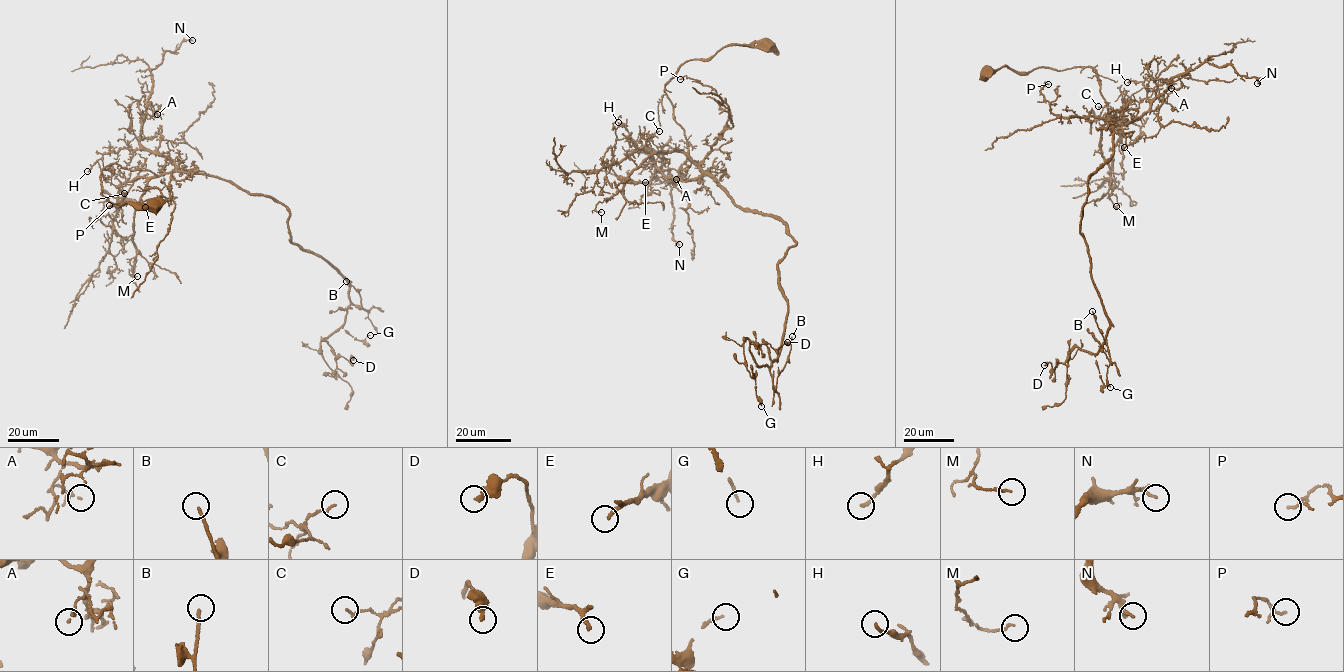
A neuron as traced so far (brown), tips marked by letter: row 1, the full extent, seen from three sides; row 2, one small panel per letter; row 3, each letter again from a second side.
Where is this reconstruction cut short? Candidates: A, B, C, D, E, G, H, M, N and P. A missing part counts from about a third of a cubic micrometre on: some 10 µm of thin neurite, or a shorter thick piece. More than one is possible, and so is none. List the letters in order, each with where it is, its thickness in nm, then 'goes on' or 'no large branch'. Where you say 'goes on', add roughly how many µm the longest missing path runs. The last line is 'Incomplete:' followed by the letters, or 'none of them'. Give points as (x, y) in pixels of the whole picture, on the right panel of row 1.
A: (1171, 88) | 100 nm | no large branch
B: (1092, 311) | 160 nm | no large branch
C: (1098, 106) | 120 nm | no large branch
D: (1044, 365) | 340 nm | no large branch
E: (1124, 147) | 150 nm | goes on | 30 µm
G: (1110, 387) | 150 nm | goes on | 2 µm
H: (1127, 82) | 160 nm | no large branch
M: (1116, 206) | 120 nm | no large branch
N: (1257, 83) | 170 nm | no large branch
P: (1048, 84) | 120 nm | no large branch
Incomplete: E, G

